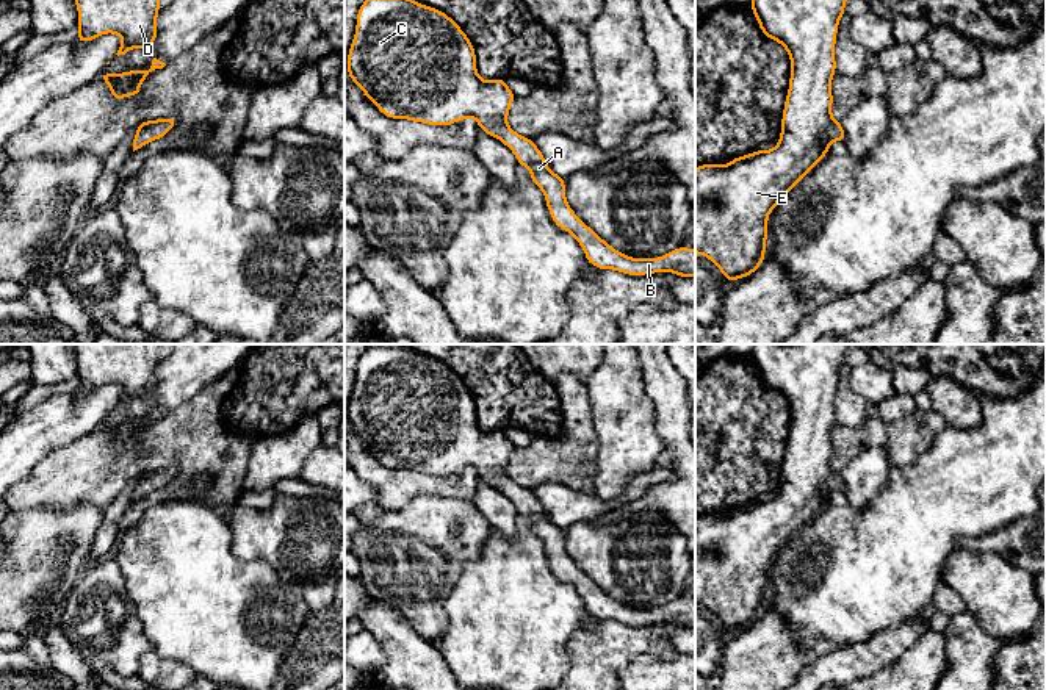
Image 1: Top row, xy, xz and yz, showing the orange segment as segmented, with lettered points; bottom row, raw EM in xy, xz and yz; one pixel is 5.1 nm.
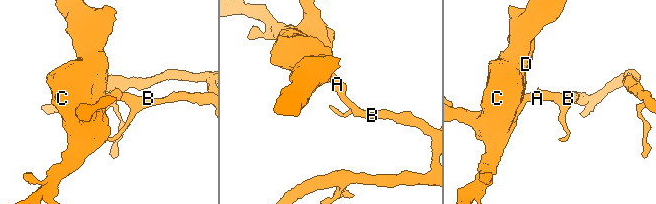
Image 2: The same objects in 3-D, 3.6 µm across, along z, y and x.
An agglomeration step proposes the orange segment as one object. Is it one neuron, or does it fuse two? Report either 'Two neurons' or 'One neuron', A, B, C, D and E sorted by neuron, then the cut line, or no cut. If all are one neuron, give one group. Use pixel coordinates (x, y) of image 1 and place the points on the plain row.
One neuron. Groups: A B C D E. No split

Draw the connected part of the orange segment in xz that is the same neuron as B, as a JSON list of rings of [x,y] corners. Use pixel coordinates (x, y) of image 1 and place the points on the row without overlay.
[[[409,347],[365,349],[357,361],[348,426],[391,469],[446,477],[473,468],[531,521],[545,544],[553,573],[575,587],[587,613],[628,626],[675,623],[695,627],[695,599],[684,596],[659,609],[631,609],[586,576],[568,557],[565,530],[546,518],[531,488],[507,476],[515,444],[503,429],[482,430],[476,404],[462,379],[445,363]]]

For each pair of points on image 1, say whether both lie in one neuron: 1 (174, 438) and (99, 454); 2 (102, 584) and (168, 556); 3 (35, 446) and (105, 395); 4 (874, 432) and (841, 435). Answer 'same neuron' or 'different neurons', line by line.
1: same neuron
2: different neurons
3: same neuron
4: same neuron

